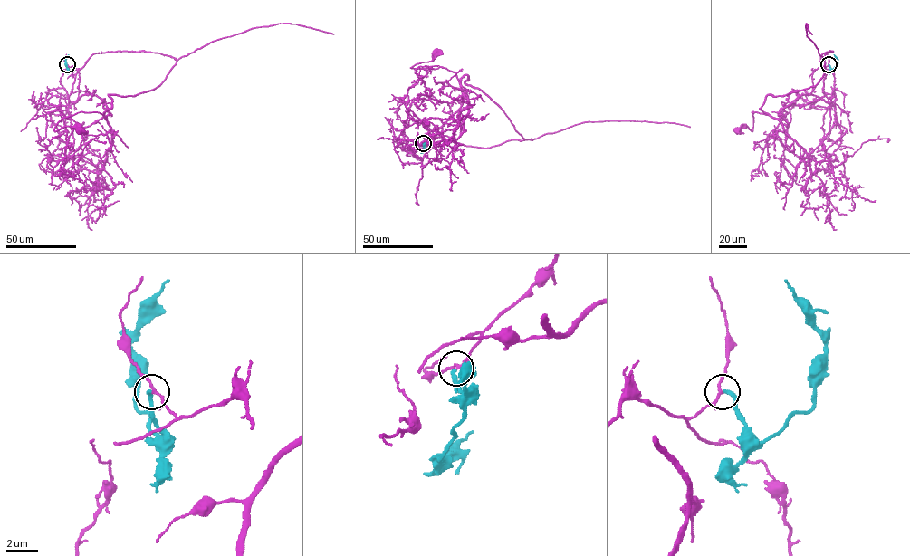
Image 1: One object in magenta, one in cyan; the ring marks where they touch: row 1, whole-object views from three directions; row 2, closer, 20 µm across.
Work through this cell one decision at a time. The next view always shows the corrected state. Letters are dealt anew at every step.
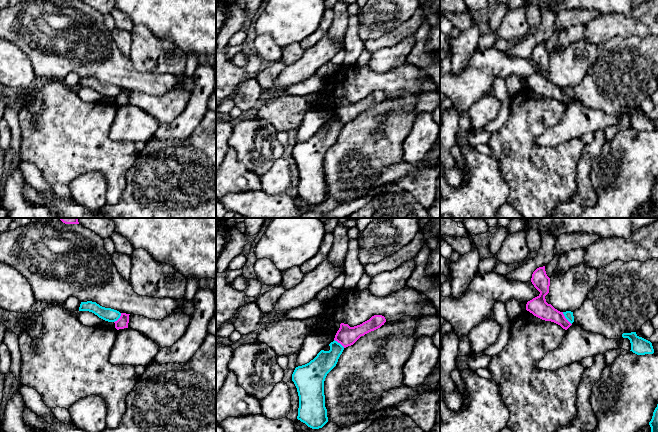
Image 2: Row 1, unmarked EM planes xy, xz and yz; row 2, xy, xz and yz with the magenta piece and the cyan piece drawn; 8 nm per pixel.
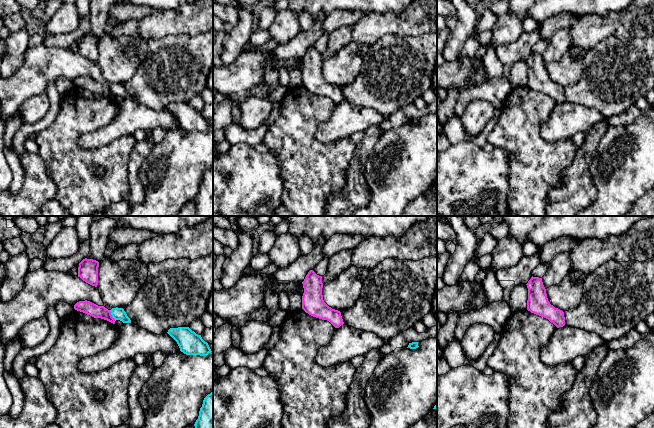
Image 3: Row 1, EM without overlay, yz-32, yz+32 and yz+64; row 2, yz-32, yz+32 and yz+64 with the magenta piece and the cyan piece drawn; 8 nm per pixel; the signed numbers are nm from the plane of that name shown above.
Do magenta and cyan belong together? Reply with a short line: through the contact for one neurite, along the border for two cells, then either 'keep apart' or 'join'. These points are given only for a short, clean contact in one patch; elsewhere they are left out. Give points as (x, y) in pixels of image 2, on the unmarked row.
line yz (562, 88), (571, 100); keep apart

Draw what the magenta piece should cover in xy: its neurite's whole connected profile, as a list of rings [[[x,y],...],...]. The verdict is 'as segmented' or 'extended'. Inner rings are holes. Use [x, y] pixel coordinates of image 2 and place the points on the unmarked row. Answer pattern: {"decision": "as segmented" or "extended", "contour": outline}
{"decision": "as segmented", "contour": [[[121,89],[120,94],[117,97],[114,98],[115,99],[115,104],[117,106],[128,104],[129,91],[130,90]]]}

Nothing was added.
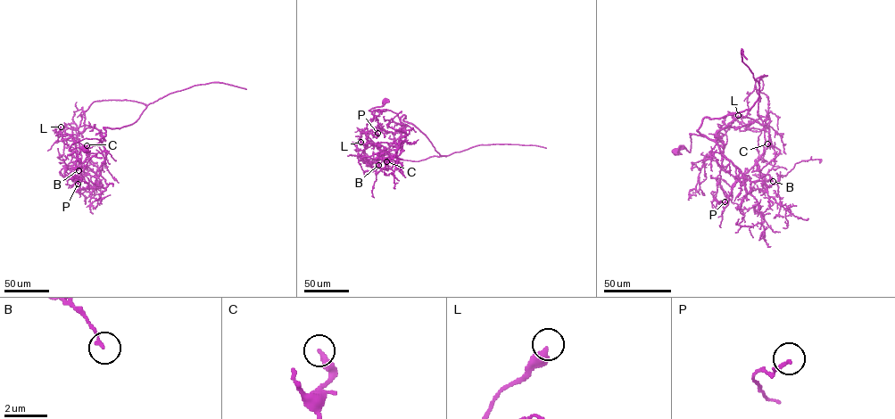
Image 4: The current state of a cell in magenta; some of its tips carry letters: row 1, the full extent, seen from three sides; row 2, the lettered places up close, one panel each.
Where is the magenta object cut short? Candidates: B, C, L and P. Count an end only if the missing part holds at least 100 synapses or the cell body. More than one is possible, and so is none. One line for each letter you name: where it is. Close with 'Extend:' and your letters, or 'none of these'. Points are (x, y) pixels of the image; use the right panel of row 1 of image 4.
Extend: none of these

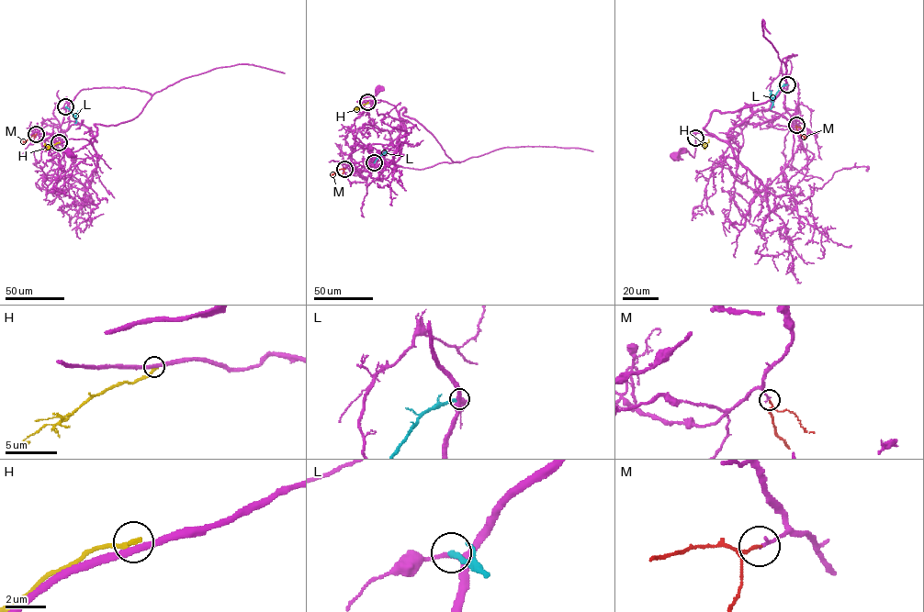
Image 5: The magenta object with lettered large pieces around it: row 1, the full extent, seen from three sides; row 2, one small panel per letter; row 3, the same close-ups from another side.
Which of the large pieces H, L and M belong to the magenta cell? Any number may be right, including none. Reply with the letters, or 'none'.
M

